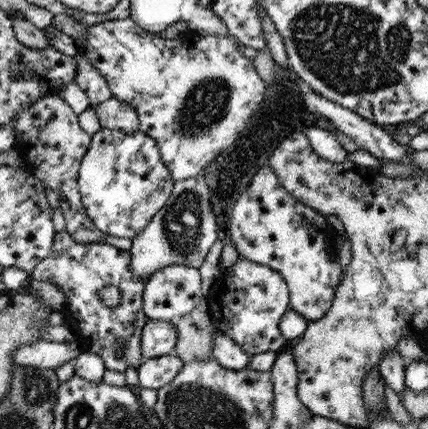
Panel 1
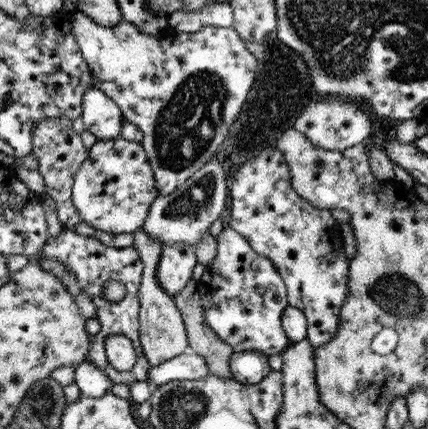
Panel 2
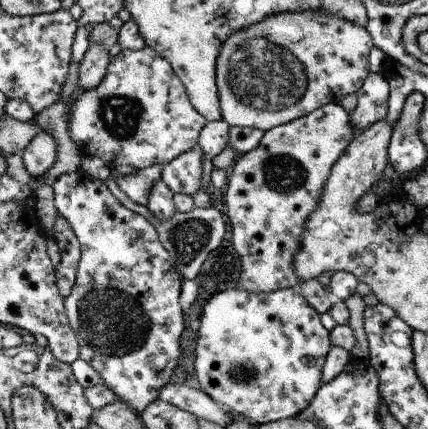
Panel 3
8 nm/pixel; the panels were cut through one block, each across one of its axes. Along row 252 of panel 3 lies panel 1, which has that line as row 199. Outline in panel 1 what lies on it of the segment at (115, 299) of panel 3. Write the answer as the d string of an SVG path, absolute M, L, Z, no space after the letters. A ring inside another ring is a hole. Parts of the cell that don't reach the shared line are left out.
M101 128L91 136L91 146L81 160L77 188L85 214L95 230L103 236L133 240L147 230L151 218L167 204L175 180L163 164L155 138L149 138L139 130L123 132Z

